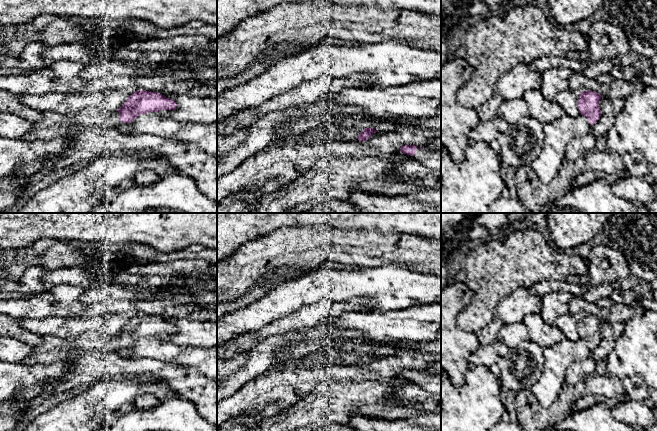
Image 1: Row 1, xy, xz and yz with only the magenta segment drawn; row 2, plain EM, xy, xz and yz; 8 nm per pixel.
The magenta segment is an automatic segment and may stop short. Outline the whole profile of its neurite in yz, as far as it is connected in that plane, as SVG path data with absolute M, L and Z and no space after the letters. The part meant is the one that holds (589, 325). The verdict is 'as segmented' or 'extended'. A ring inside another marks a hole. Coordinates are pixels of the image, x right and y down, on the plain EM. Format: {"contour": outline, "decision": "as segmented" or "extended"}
{"contour": "M592 314L580 316L578 322L578 334L581 339L588 342L590 349L594 349L601 341L601 319Z", "decision": "as segmented"}

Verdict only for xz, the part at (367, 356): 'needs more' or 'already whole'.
already whole

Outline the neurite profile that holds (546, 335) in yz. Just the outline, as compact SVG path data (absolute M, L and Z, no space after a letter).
M528 314L523 323L528 328L529 340L540 345L543 349L563 341L564 333L553 324L546 323L540 314Z

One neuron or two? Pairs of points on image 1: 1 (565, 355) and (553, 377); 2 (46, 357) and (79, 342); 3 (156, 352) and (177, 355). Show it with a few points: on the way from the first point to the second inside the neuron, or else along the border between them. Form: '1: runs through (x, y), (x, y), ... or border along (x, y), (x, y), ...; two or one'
1: runs through (560, 360), (556, 364), (554, 372); one
2: runs through (54, 349), (67, 349), (71, 347); one
3: runs through (161, 352), (172, 352); one

